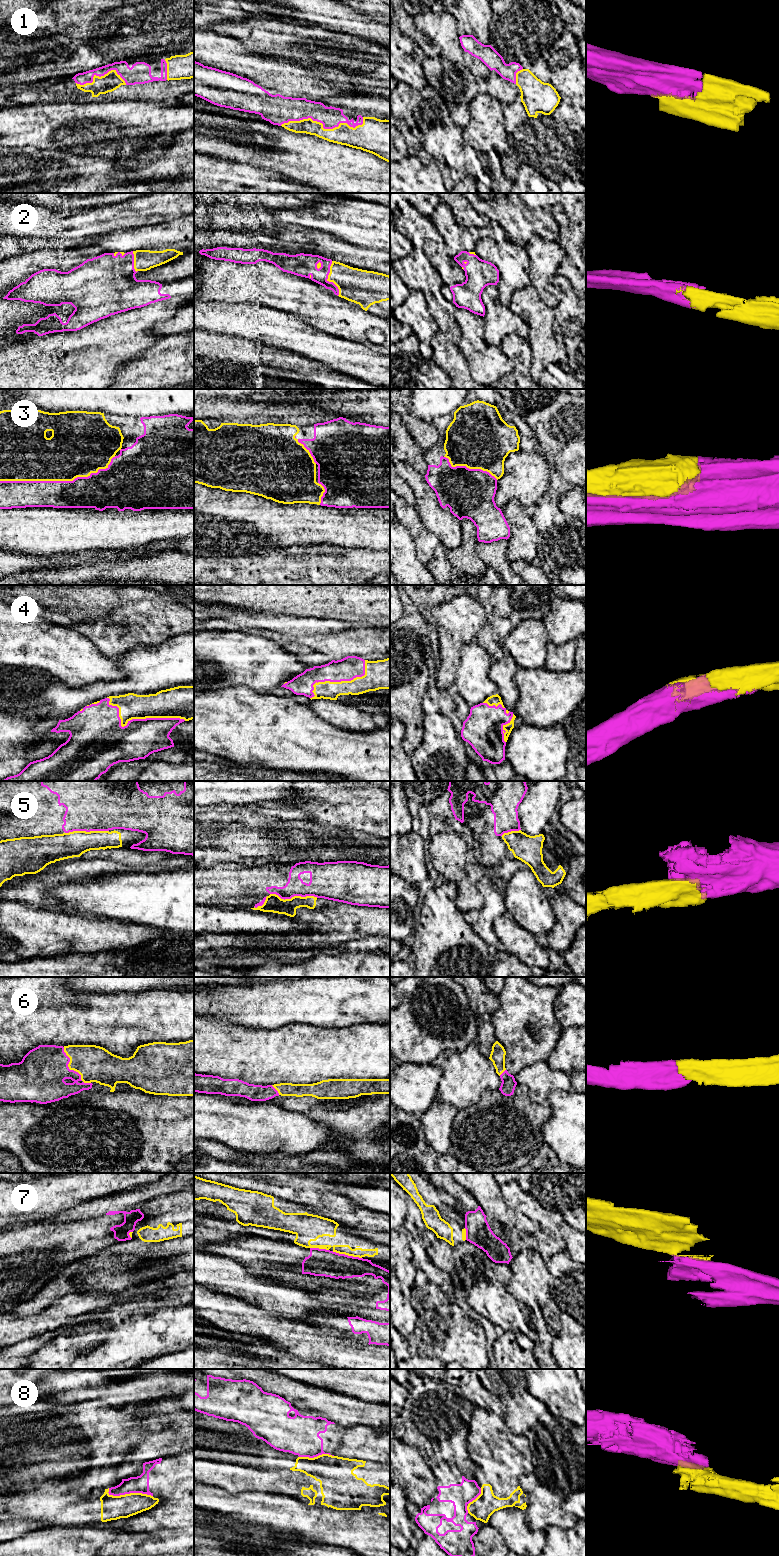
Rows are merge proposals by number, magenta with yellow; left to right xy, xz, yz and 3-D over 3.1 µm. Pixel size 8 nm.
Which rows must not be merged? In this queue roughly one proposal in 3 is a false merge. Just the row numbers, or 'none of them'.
3, 5, 7, 8

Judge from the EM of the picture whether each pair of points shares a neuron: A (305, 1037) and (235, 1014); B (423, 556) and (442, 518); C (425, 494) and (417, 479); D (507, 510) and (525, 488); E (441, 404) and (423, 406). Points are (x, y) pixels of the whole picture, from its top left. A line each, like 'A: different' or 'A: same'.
A: different
B: different
C: same
D: different
E: same

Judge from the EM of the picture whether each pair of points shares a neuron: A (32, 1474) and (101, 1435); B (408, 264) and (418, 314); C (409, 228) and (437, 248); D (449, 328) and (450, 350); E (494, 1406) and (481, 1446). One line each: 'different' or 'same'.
A: same
B: different
C: same
D: different
E: different

